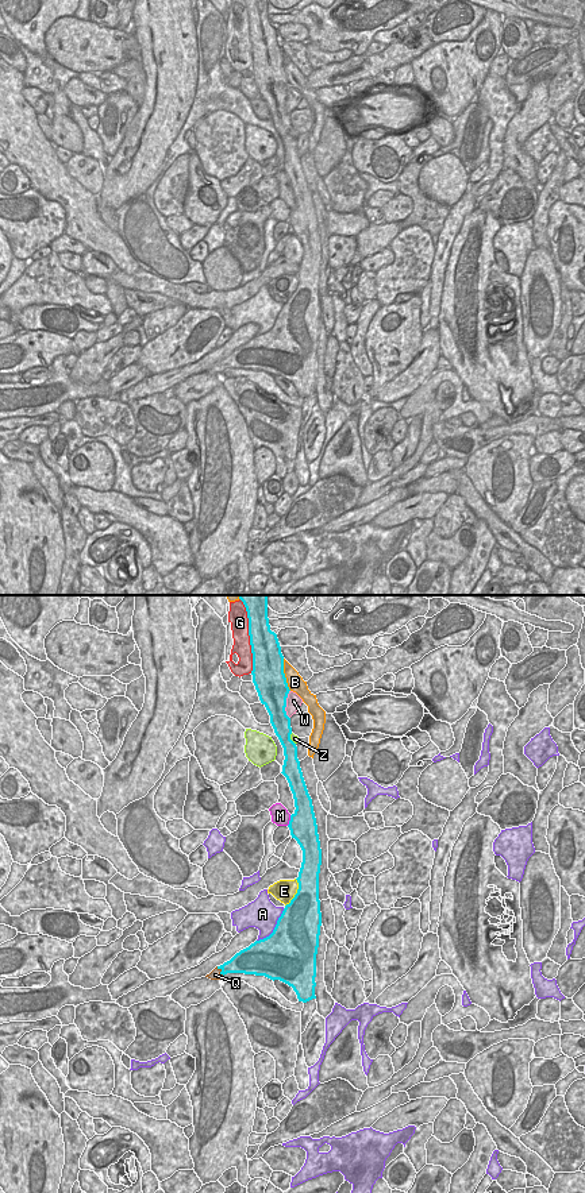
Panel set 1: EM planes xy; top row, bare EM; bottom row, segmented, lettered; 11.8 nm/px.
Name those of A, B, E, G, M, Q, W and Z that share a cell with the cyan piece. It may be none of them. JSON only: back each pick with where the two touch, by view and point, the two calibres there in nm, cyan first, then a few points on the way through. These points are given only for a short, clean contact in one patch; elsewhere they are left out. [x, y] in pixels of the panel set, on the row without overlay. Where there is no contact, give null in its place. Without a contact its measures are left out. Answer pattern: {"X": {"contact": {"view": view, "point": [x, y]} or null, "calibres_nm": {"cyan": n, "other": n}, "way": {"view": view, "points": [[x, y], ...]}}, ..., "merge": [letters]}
{"Q": {"contact": {"view": "xy", "point": [222, 366]}, "calibres_nm": {"cyan": 240, "other": 130}, "way": {"view": "xy", "points": [[241, 358], [222, 366], [215, 370]]}}, "merge": ["Q"]}

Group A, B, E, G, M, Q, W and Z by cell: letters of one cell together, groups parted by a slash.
A / B / E / G / M / Q / W / Z

